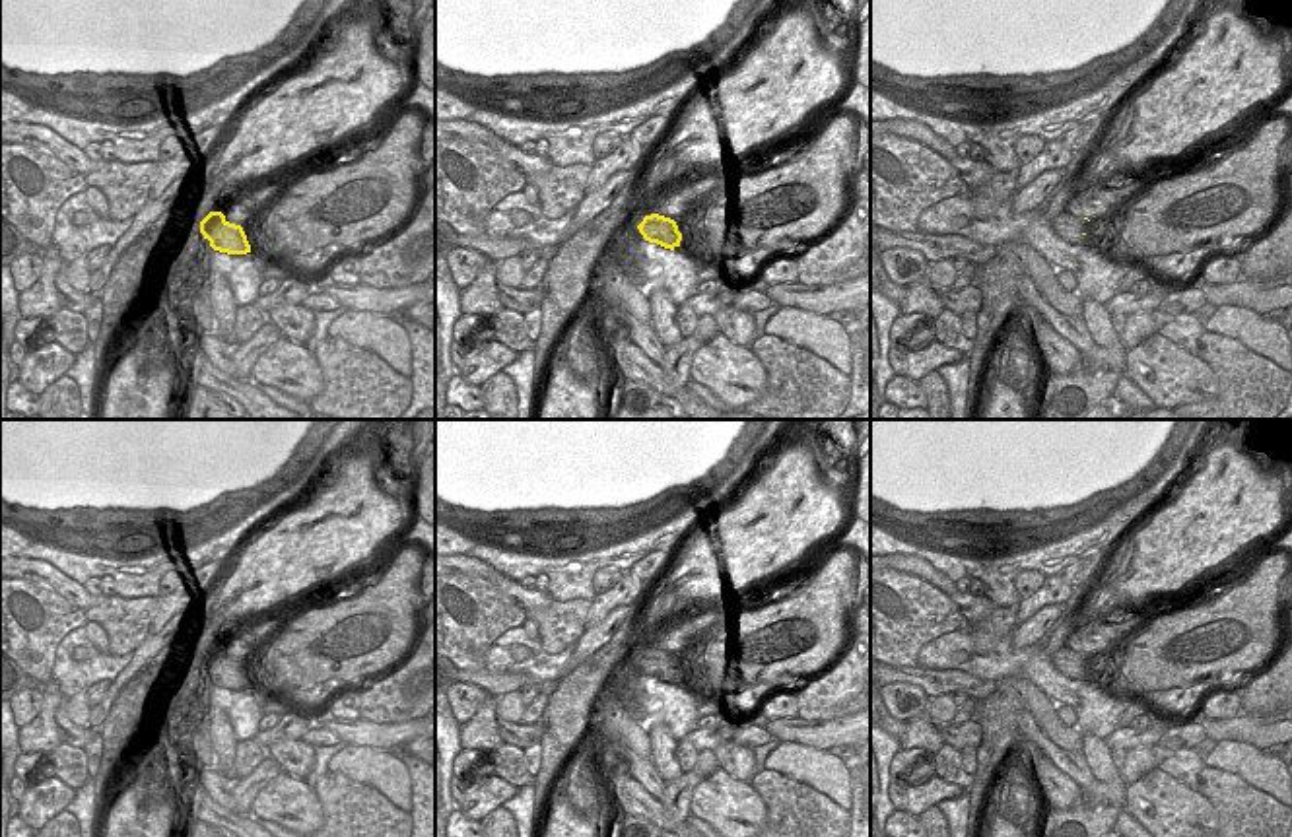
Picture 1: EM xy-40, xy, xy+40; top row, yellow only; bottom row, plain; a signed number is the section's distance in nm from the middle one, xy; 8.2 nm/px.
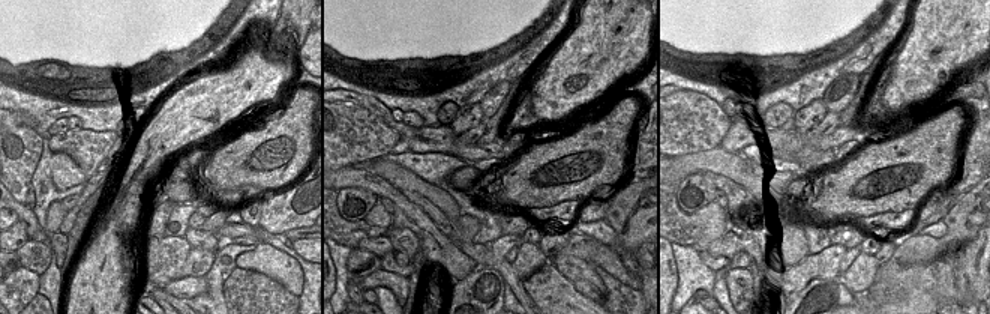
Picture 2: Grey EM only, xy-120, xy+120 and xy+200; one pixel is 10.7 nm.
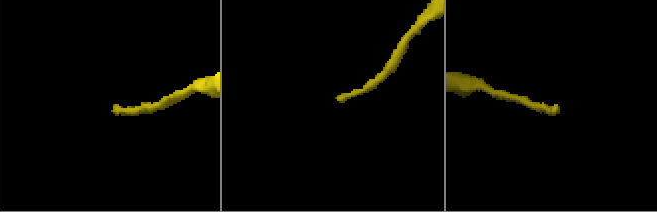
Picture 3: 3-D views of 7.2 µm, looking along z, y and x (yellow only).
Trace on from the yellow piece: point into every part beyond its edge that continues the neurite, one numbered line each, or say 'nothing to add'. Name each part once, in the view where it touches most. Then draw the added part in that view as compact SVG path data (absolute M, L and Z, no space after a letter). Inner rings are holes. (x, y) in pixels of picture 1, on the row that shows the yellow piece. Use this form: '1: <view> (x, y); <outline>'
1: xy (628, 224); M631 210L618 221L618 231L622 237L626 237L628 241L639 245L643 243L643 235L639 233L637 225L643 221L643 218L639 218L637 214L633 214Z

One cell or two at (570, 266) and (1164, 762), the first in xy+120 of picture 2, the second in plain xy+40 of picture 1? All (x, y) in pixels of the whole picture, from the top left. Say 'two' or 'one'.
one

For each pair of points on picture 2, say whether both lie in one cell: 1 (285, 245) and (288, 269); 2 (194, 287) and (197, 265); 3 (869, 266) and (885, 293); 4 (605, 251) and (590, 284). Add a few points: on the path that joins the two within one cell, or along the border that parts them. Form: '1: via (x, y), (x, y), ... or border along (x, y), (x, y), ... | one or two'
1: border along (258, 241), (290, 254), (302, 271), (303, 284) | two
2: border along (203, 275), (186, 275), (182, 278) | two
3: border along (873, 283), (866, 290) | two
4: border along (600, 244), (591, 256), (593, 265) | two

